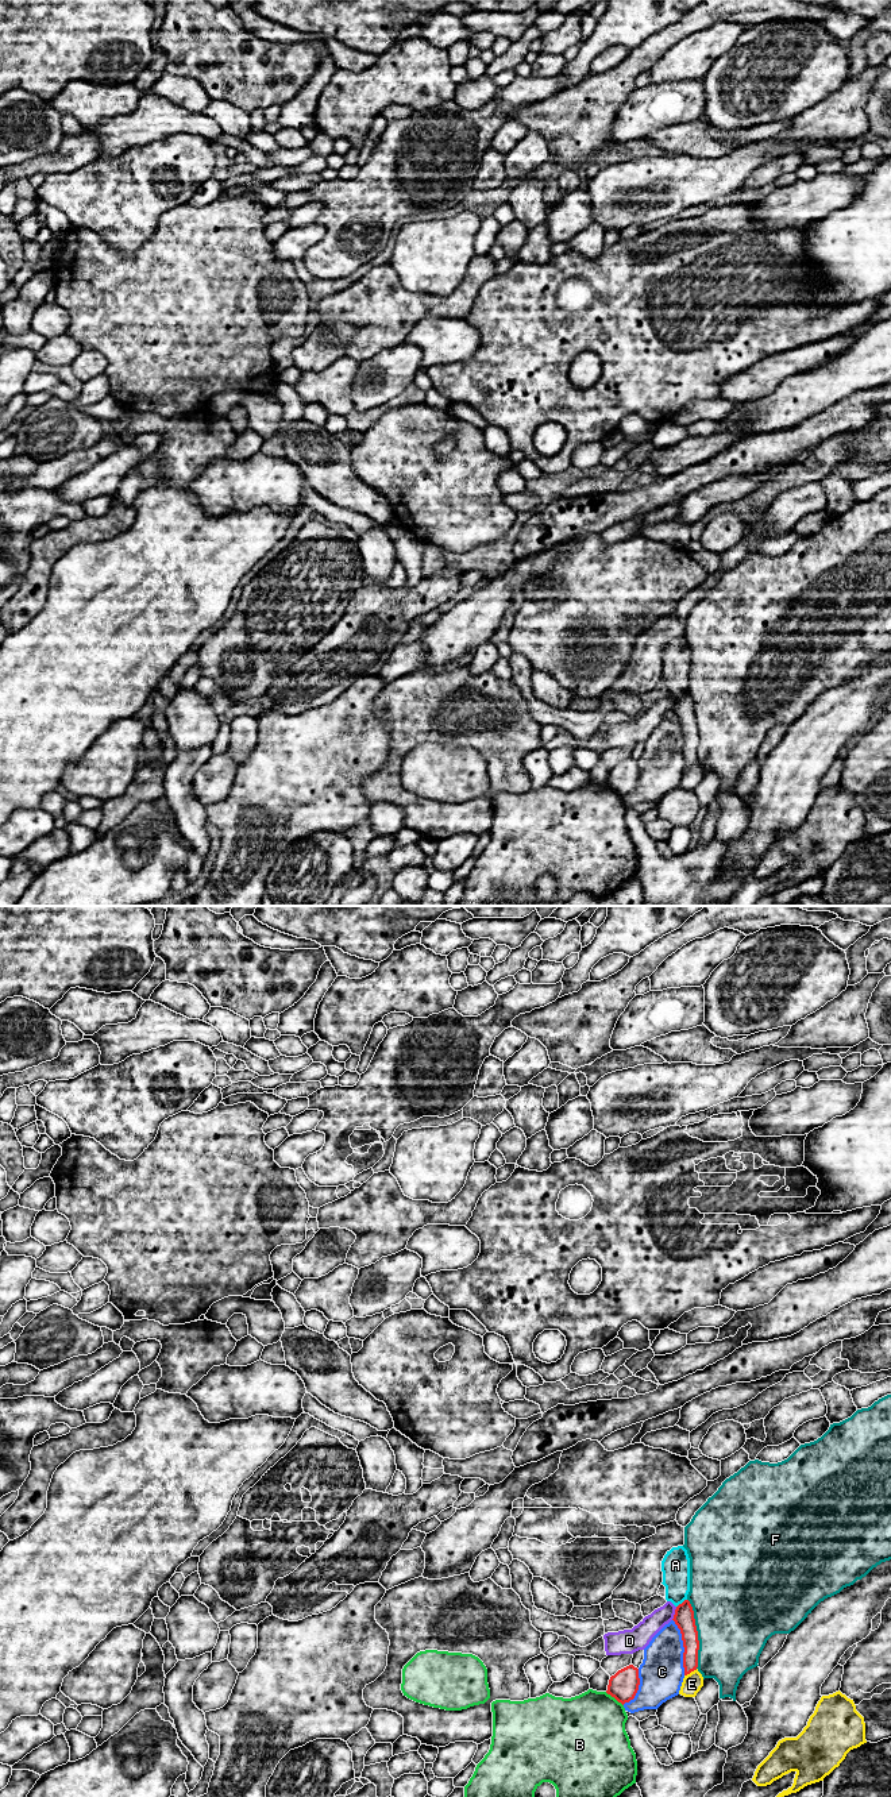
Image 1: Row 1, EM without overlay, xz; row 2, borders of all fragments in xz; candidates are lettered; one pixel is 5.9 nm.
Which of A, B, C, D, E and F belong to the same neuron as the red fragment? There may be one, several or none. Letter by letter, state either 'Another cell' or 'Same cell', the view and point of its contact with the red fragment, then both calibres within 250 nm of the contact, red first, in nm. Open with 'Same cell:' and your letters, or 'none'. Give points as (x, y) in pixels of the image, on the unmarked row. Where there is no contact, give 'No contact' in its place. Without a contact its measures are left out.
Same cell: none
A: Another cell. Touches red at xz (682, 695). Thickness 120 nm (red) against 170 nm
B: Another cell. Touches red at xz (614, 790). Thickness 170 nm (red) against 440 nm
C: Another cell. Touches red at xz (683, 739). Thickness 120 nm (red) against 260 nm
D: Another cell. Touches red at xz (675, 706). Thickness 120 nm (red) against 140 nm
E: Another cell. Touches red at xz (690, 764). Thickness 100 nm (red) against 120 nm
F: Another cell. Touches red at xz (697, 727). Thickness 120 nm (red) against 480 nm

